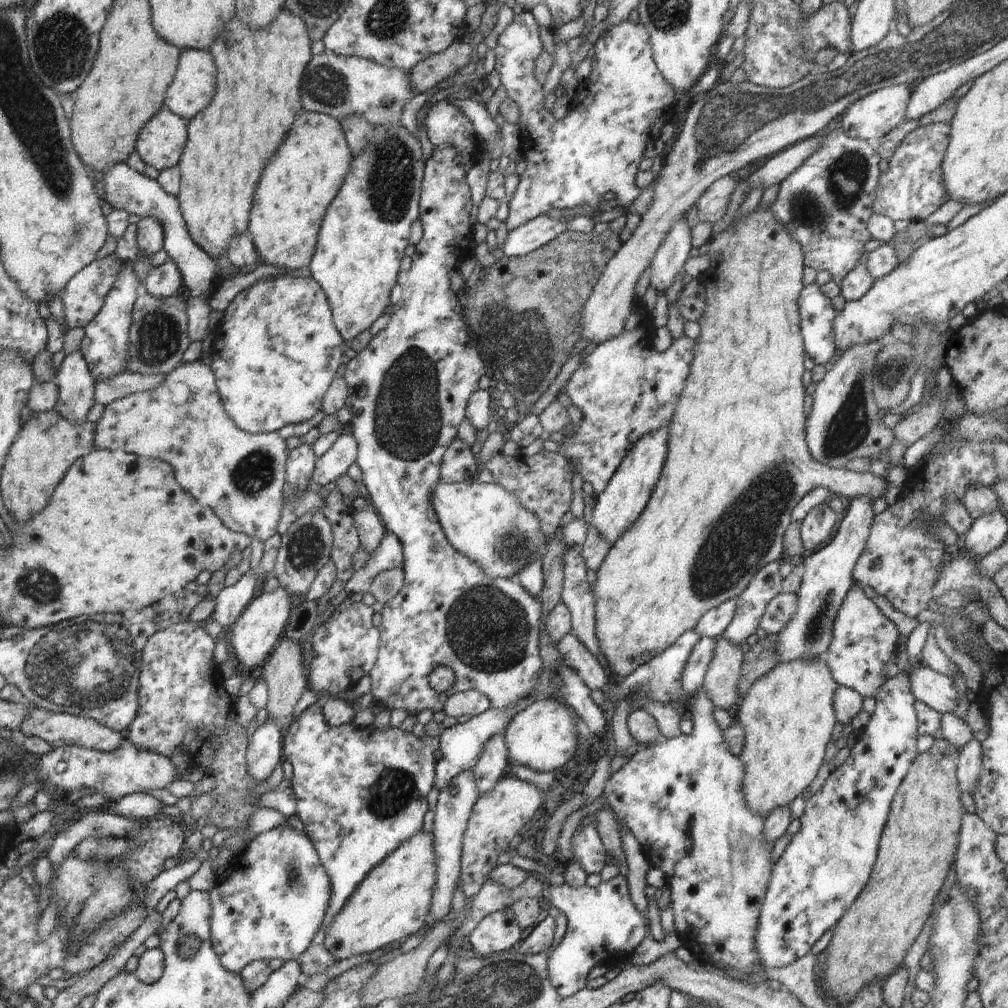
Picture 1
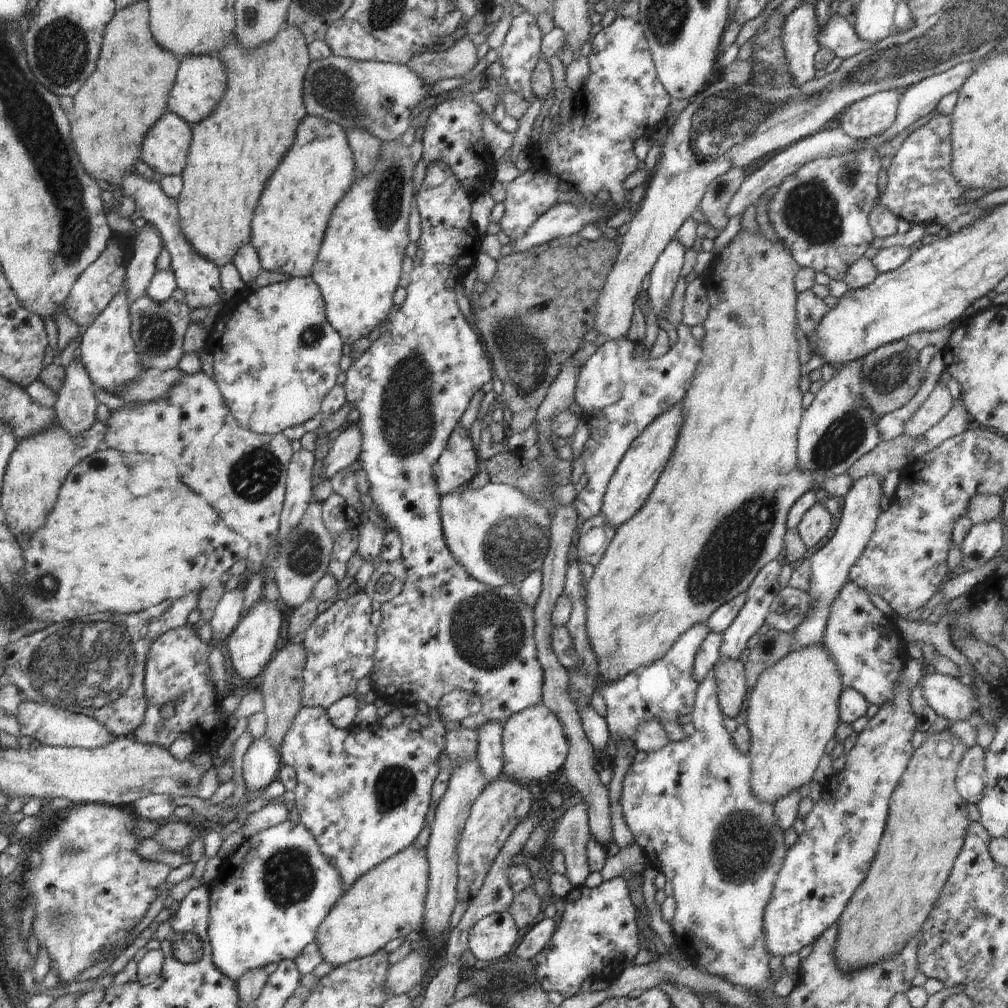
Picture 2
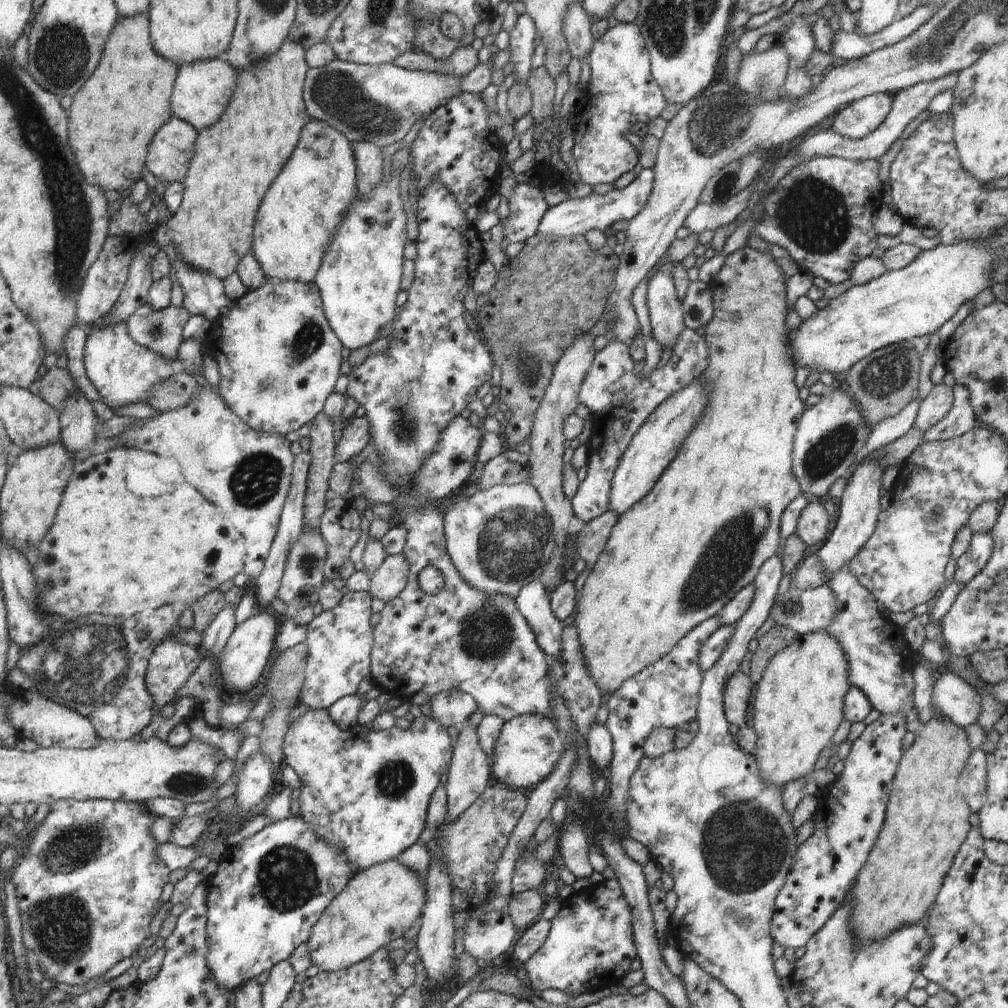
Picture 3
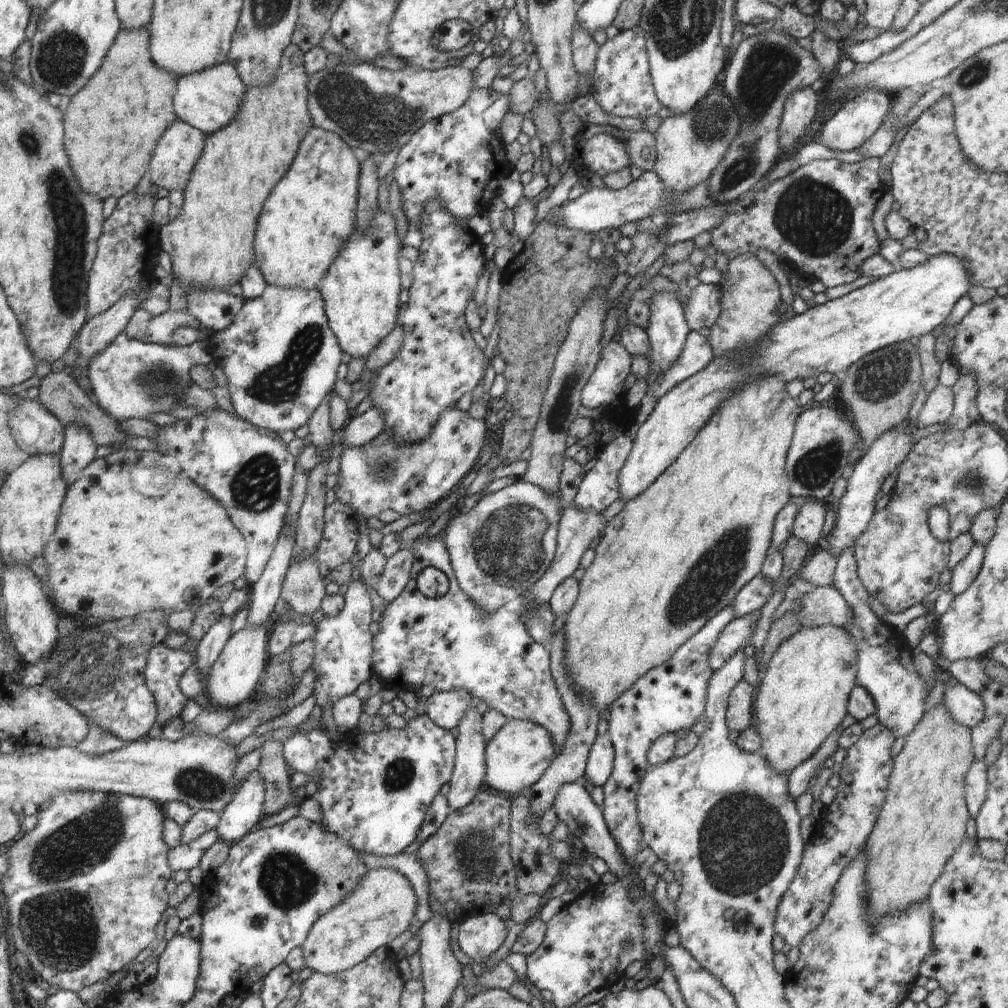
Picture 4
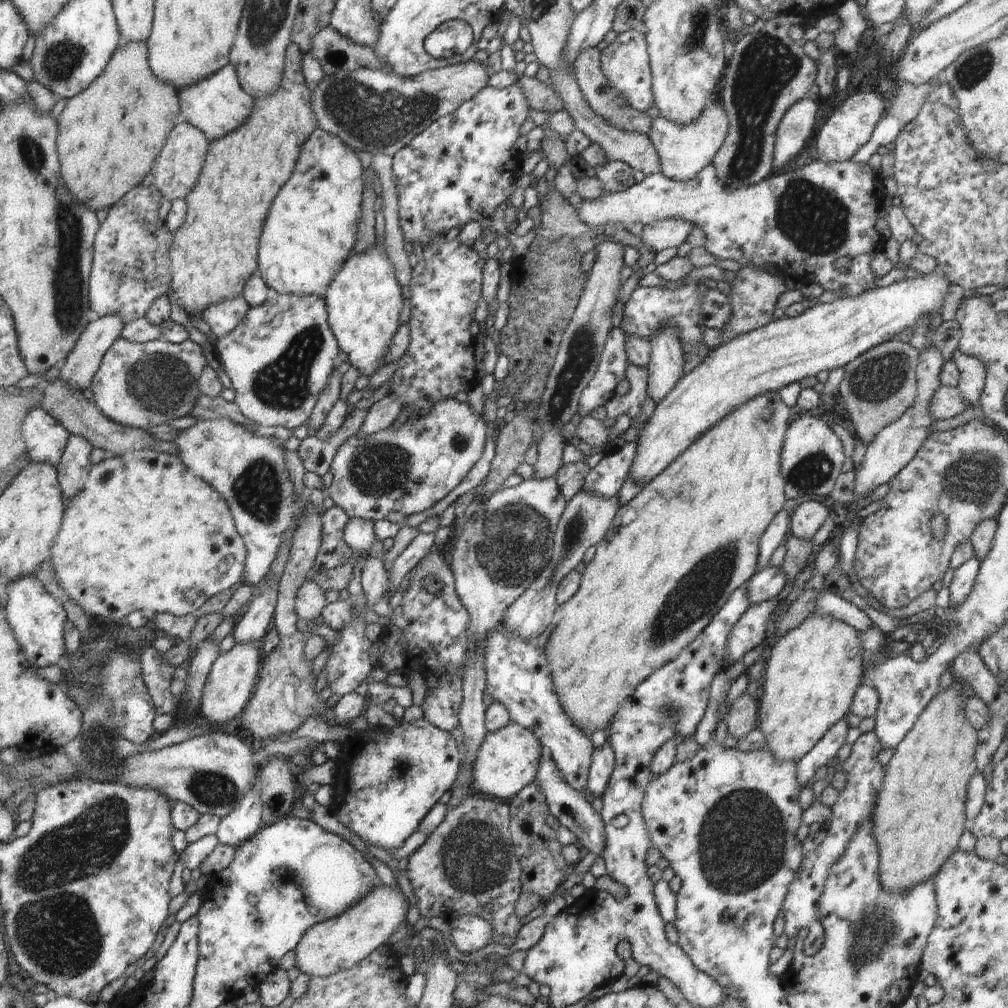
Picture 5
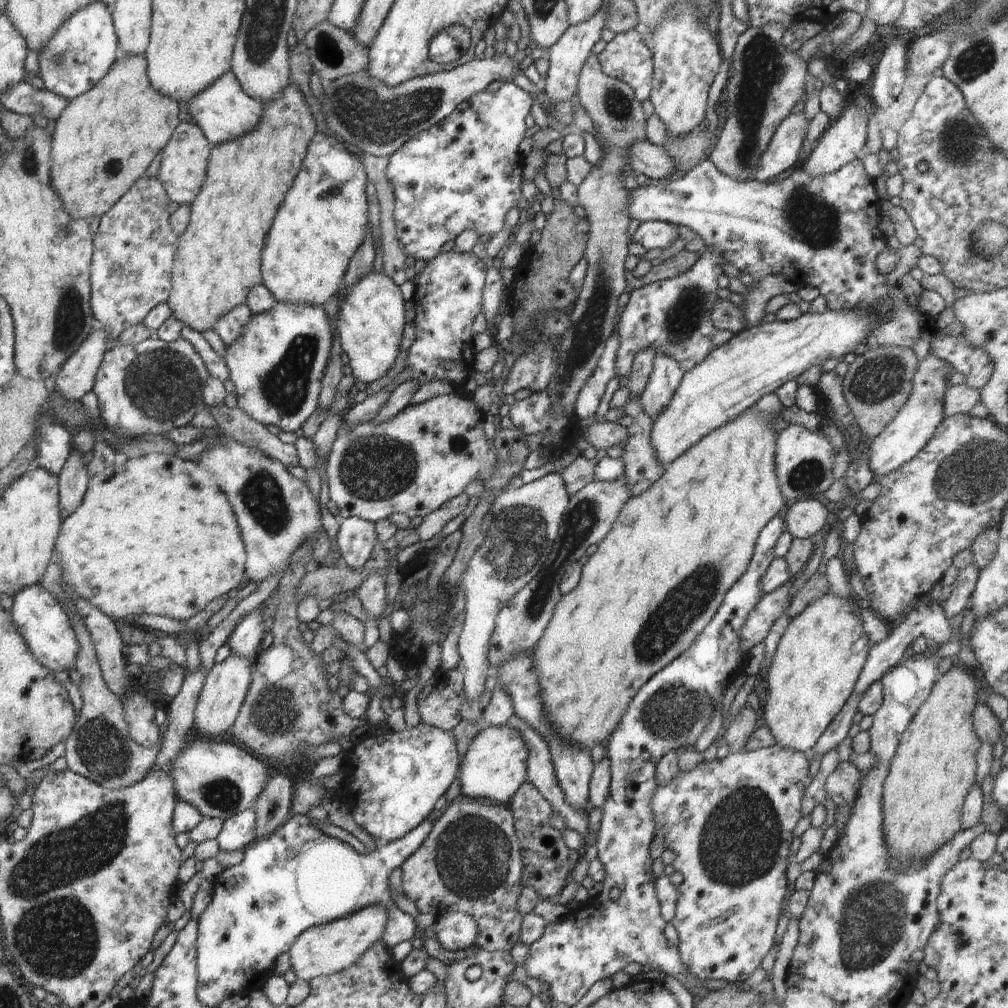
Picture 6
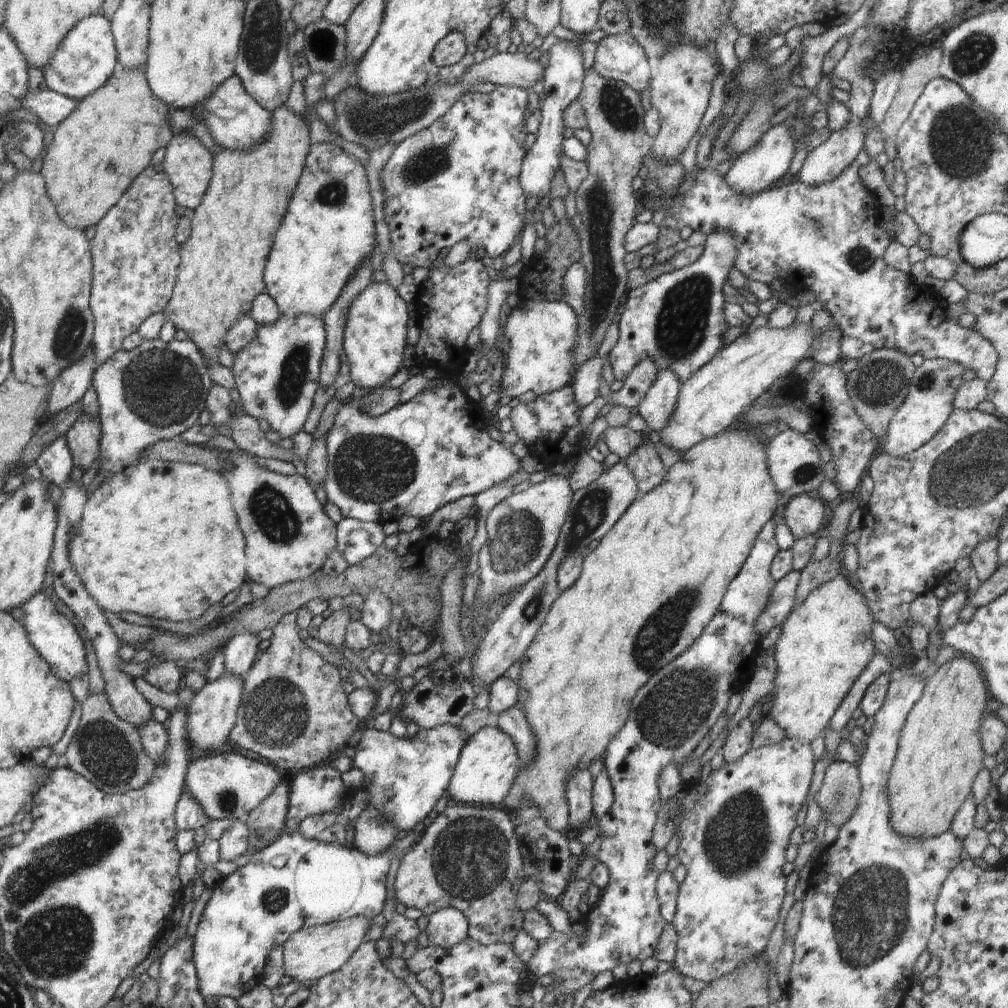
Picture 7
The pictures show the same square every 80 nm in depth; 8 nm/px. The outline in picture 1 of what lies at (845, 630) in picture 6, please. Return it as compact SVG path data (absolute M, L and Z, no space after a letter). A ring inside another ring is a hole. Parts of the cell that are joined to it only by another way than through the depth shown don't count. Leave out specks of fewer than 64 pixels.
M796 659L791 661L784 661L778 663L770 672L767 672L764 676L761 676L747 692L747 695L739 700L736 710L733 712L735 722L742 725L745 732L745 741L743 751L740 758L743 760L745 766L745 777L743 778L743 793L744 798L747 800L748 806L762 816L766 816L774 808L782 805L790 805L790 803L810 786L810 783L816 774L818 769L823 763L824 754L826 754L826 746L832 738L832 730L838 722L836 718L836 711L834 710L833 698L836 687L839 684L834 680L830 669L828 668L826 659Z

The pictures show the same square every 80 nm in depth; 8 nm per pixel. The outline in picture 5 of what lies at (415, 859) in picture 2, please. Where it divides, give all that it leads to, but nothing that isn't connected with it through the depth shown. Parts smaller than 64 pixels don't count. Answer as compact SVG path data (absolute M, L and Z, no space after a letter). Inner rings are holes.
M377 880L377 887L351 909L336 918L311 926L294 950L295 966L310 977L327 977L356 966L380 945L388 944L398 928L406 924L407 906L400 888L393 890Z

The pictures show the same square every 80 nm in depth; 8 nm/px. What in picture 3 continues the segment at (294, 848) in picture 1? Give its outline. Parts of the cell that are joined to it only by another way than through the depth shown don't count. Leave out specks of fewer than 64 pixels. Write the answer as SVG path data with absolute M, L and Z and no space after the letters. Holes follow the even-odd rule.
M291 816L266 826L254 835L242 839L236 845L227 847L226 853L220 858L220 866L217 868L217 874L208 884L207 890L207 953L206 964L209 970L209 976L219 988L233 991L243 982L256 979L262 972L270 971L273 966L279 962L286 961L287 958L301 944L307 943L311 935L311 928L316 924L323 910L339 895L350 882L350 879L357 873L357 868L351 867L349 858L340 851L336 845L327 843L324 839L316 836L316 833L310 828L309 824L301 817Z

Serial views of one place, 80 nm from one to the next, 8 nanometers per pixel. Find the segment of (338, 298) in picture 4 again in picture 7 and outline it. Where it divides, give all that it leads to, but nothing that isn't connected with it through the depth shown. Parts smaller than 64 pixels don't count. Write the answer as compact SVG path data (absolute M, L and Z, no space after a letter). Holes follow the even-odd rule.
M370 283L364 292L355 298L350 307L347 323L343 336L343 351L349 360L350 374L347 379L354 382L360 390L374 391L378 387L384 387L384 383L390 380L401 370L406 342L408 308L404 300L398 295L397 289L393 289L386 283Z

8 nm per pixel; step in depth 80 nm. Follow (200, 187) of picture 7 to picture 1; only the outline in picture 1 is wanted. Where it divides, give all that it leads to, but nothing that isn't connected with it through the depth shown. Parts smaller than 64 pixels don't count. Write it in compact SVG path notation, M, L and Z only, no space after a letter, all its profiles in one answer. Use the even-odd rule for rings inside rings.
M160 110L140 129L135 150L156 170L176 167L188 142L187 123L171 110Z

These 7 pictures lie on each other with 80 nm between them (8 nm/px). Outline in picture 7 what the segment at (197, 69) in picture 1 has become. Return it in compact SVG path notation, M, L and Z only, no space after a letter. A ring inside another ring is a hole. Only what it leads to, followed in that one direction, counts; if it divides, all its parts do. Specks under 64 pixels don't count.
M236 76L226 79L226 82L223 82L196 112L209 128L213 140L222 148L231 151L246 151L259 145L272 128L272 112L248 96L240 79Z

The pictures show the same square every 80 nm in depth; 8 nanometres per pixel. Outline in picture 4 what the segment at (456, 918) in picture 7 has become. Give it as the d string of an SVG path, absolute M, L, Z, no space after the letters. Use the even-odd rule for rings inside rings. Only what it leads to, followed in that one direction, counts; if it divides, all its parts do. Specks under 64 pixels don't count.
M495 912L477 913L462 919L458 941L460 950L479 960L502 946L508 929Z

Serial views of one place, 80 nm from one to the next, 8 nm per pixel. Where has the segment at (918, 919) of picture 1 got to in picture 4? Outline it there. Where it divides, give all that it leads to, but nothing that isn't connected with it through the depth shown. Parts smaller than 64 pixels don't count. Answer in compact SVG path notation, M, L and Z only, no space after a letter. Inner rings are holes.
M944 703L925 712L916 728L906 736L903 749L893 758L884 804L865 844L869 854L865 881L869 886L868 908L873 923L881 916L902 912L927 899L946 861L962 844L970 817L965 801L965 776L975 760L971 729L960 724Z

